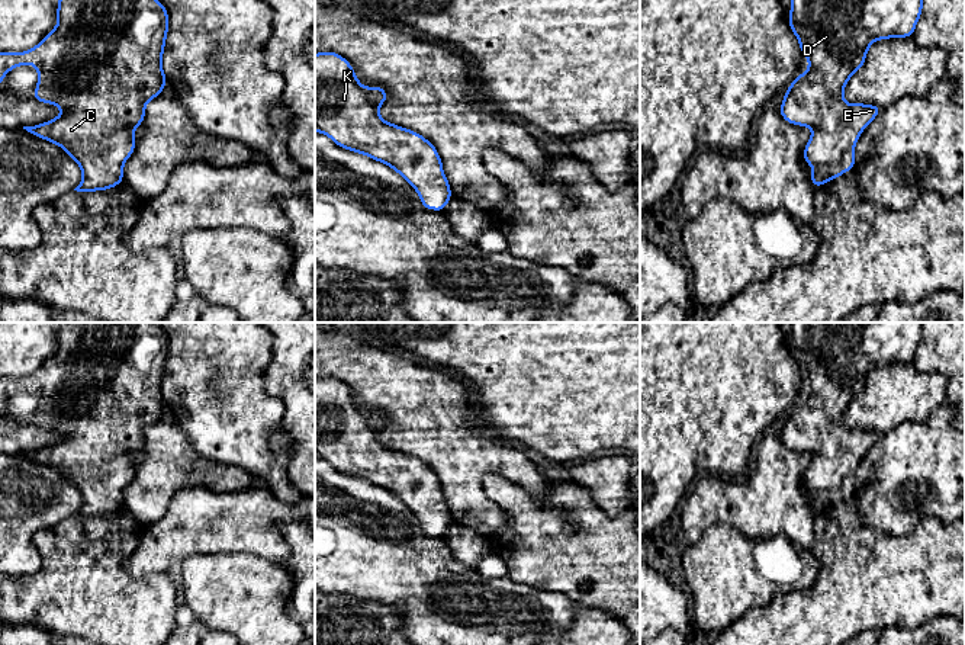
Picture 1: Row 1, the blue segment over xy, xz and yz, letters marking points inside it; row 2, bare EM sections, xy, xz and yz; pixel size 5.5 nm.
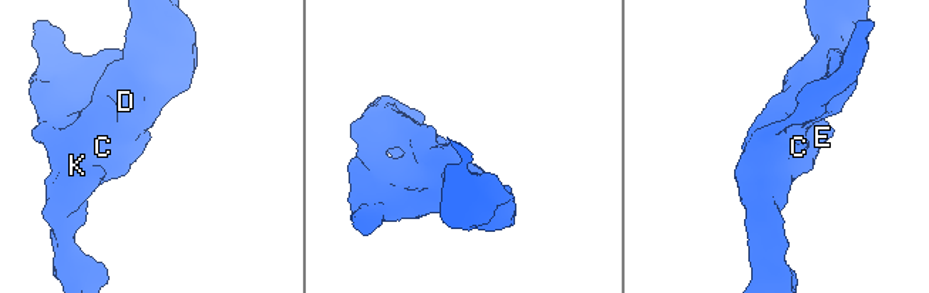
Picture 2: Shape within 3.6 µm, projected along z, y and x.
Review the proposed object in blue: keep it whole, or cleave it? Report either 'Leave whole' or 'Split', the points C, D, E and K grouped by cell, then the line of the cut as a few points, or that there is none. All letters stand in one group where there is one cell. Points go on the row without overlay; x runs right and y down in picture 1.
Leave whole. Groups: C D E K. No split

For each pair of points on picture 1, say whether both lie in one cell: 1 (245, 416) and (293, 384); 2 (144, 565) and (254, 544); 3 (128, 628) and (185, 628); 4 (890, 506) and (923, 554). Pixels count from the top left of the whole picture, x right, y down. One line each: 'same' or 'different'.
1: different
2: same
3: different
4: different

